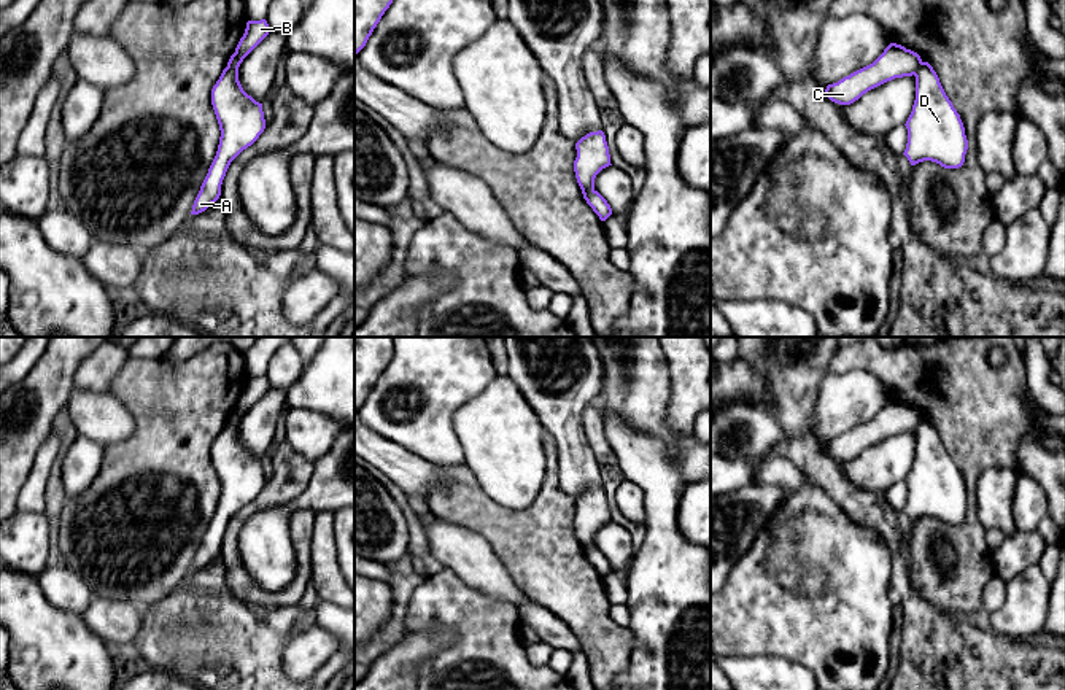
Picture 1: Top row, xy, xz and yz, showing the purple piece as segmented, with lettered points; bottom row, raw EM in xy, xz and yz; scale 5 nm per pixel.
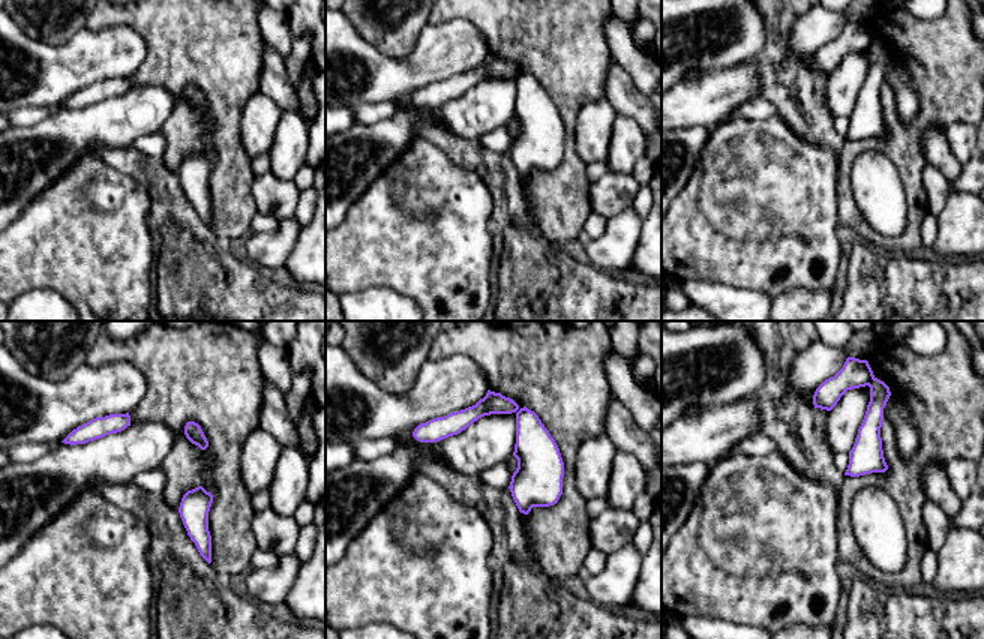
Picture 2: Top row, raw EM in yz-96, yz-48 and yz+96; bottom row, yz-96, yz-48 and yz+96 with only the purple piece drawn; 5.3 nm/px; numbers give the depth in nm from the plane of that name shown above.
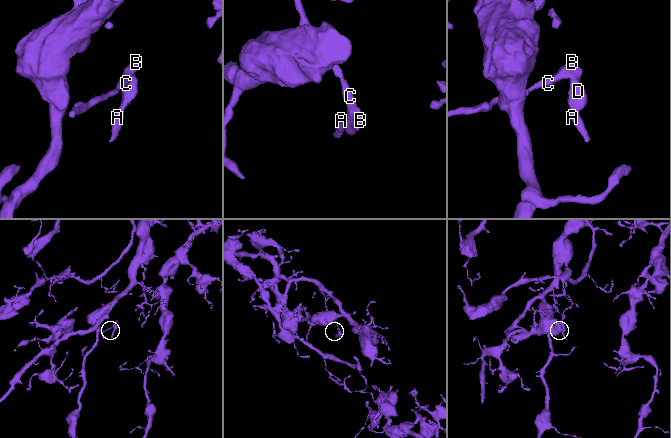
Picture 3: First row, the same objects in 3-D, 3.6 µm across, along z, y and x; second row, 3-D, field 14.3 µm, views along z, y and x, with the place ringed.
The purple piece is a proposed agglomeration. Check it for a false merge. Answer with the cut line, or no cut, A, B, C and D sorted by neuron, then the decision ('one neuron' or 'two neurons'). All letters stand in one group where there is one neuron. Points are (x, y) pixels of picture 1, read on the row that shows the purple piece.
cut yz (922, 62), (914, 75); groups A D / B C; two neurons

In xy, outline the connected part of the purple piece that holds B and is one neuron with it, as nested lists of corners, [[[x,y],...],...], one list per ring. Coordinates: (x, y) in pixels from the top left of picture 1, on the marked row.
[[[265,19],[248,21],[243,37],[240,38],[235,52],[230,56],[227,67],[240,67],[243,59],[269,35],[270,27]]]

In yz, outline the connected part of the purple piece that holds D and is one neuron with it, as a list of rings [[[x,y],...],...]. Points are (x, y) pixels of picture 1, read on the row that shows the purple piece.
[[[922,62],[914,76],[916,100],[904,124],[908,143],[903,154],[911,165],[931,161],[944,169],[962,167],[968,140],[960,114],[928,62]]]

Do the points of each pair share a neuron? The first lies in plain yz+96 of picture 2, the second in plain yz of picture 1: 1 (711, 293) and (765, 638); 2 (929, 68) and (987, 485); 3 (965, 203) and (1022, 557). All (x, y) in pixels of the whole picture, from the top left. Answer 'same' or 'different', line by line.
1: different
2: different
3: different

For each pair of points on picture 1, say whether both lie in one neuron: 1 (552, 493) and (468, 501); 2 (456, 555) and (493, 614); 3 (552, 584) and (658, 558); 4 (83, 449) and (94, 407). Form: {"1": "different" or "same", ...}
{"1": "same", "2": "different", "3": "different", "4": "different"}

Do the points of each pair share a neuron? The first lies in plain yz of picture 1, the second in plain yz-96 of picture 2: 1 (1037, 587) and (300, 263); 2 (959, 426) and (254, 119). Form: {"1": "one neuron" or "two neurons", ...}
{"1": "two neurons", "2": "two neurons"}

